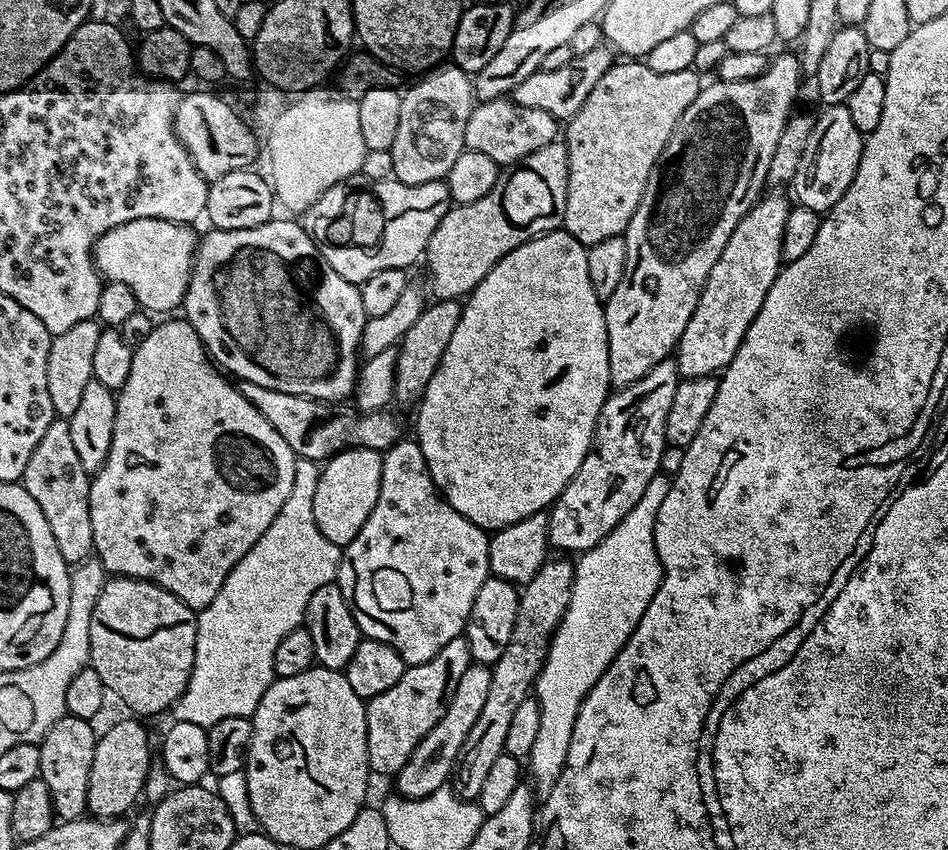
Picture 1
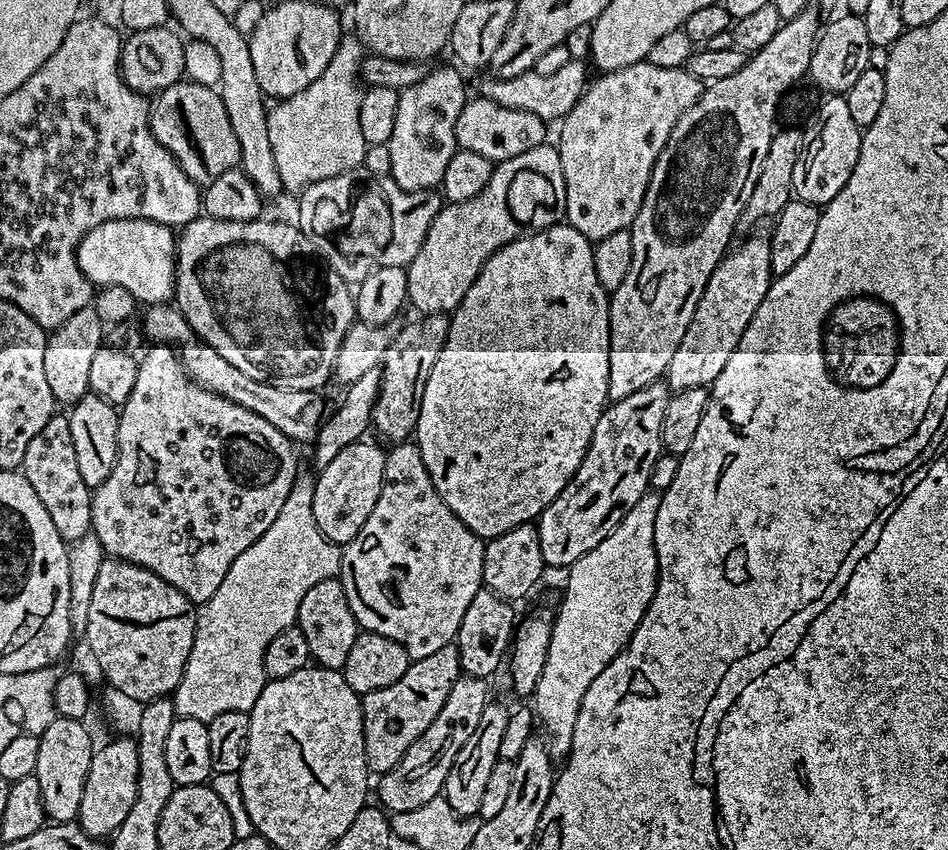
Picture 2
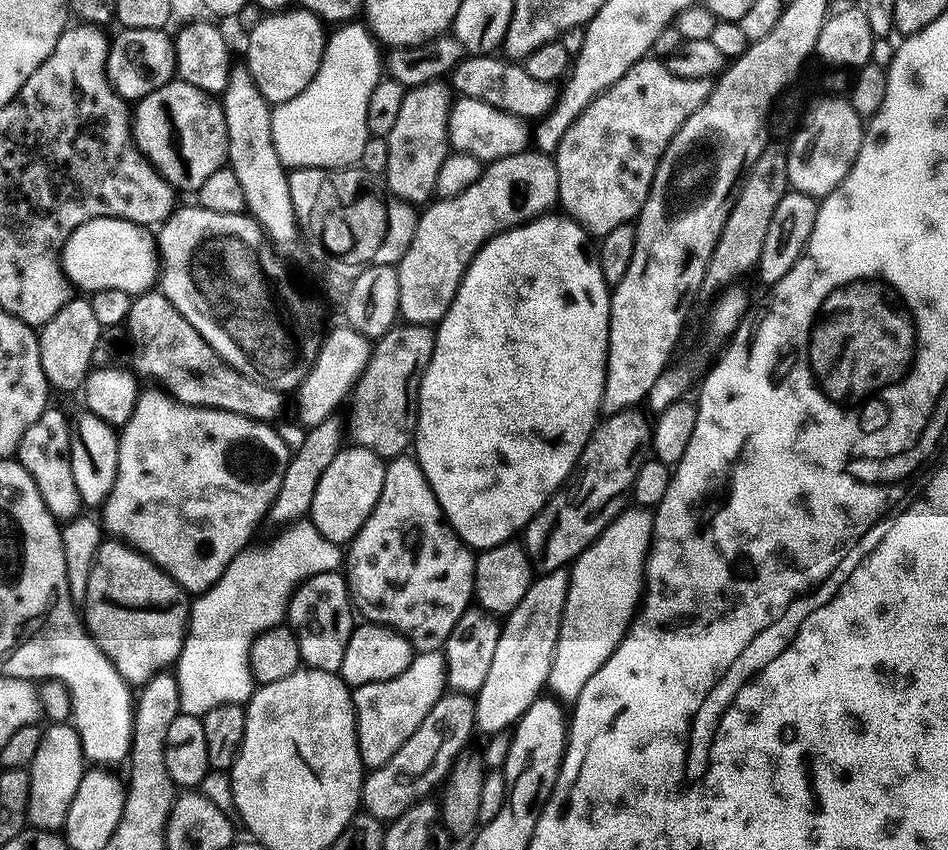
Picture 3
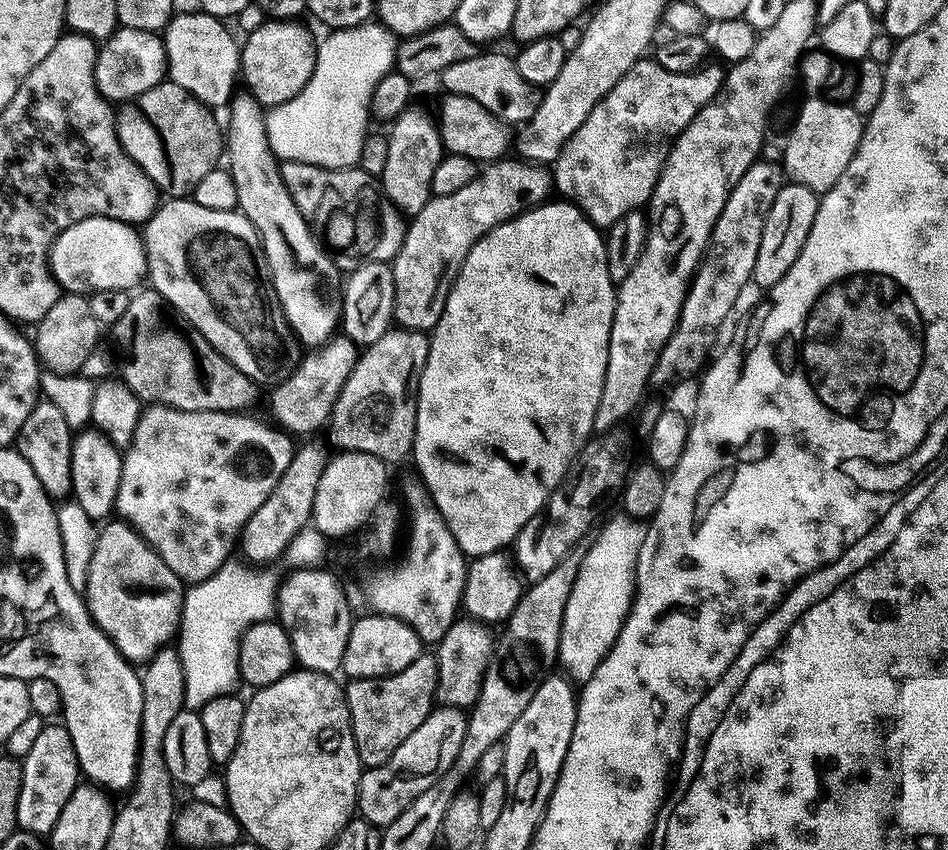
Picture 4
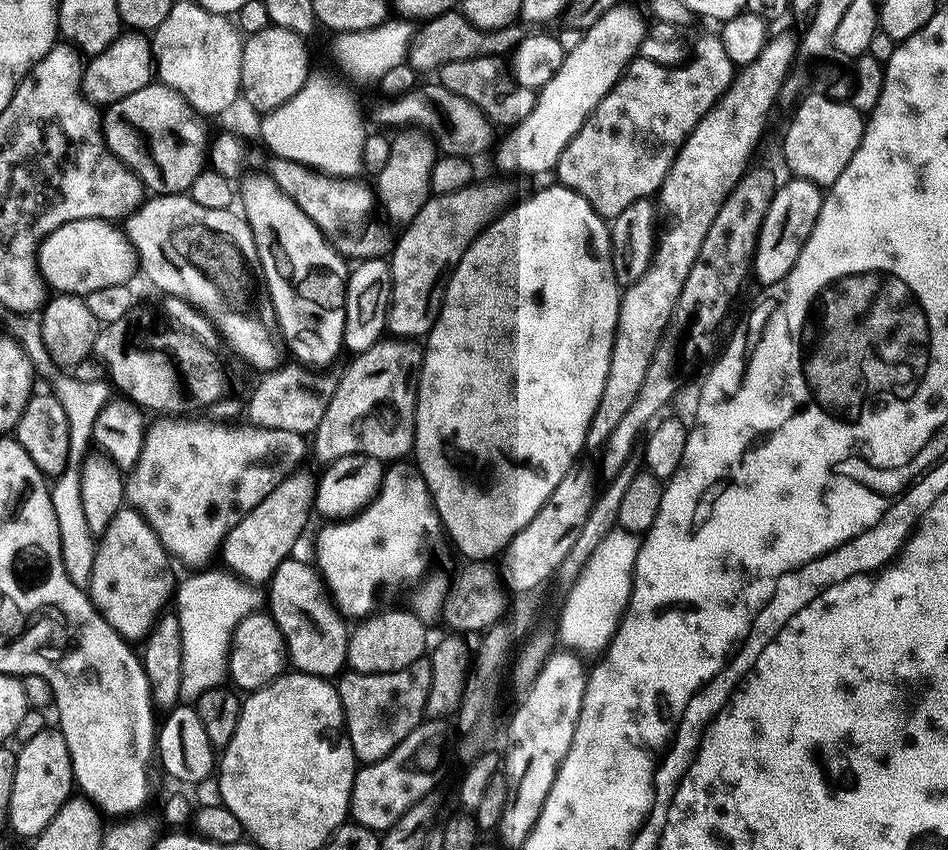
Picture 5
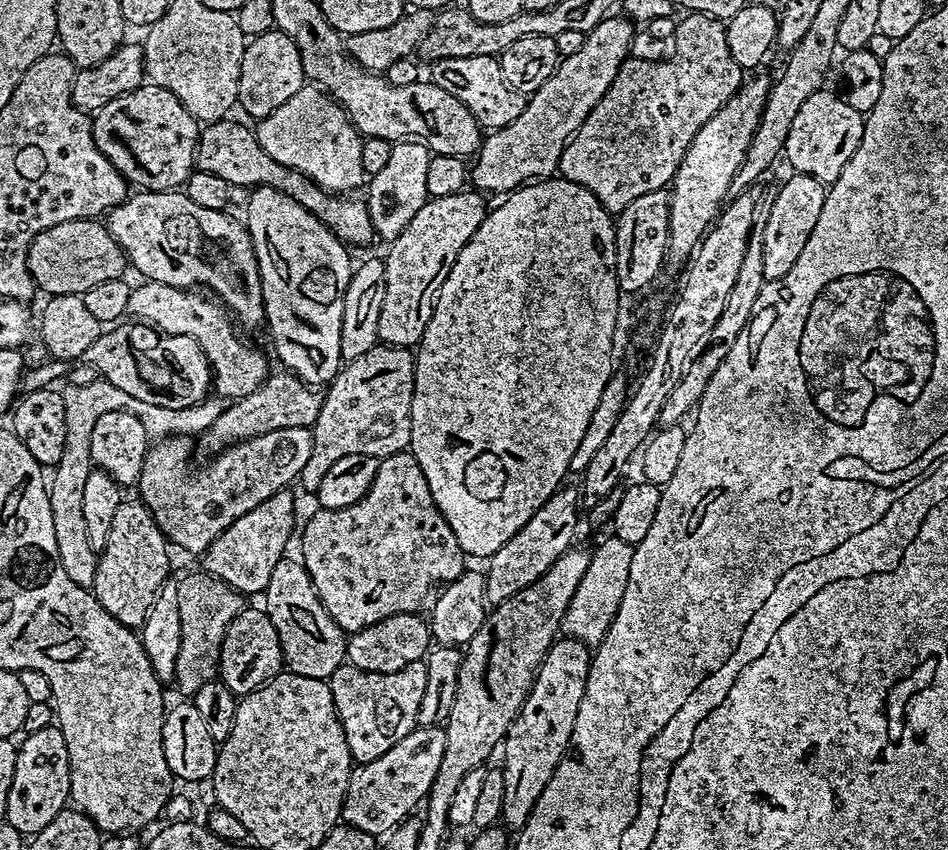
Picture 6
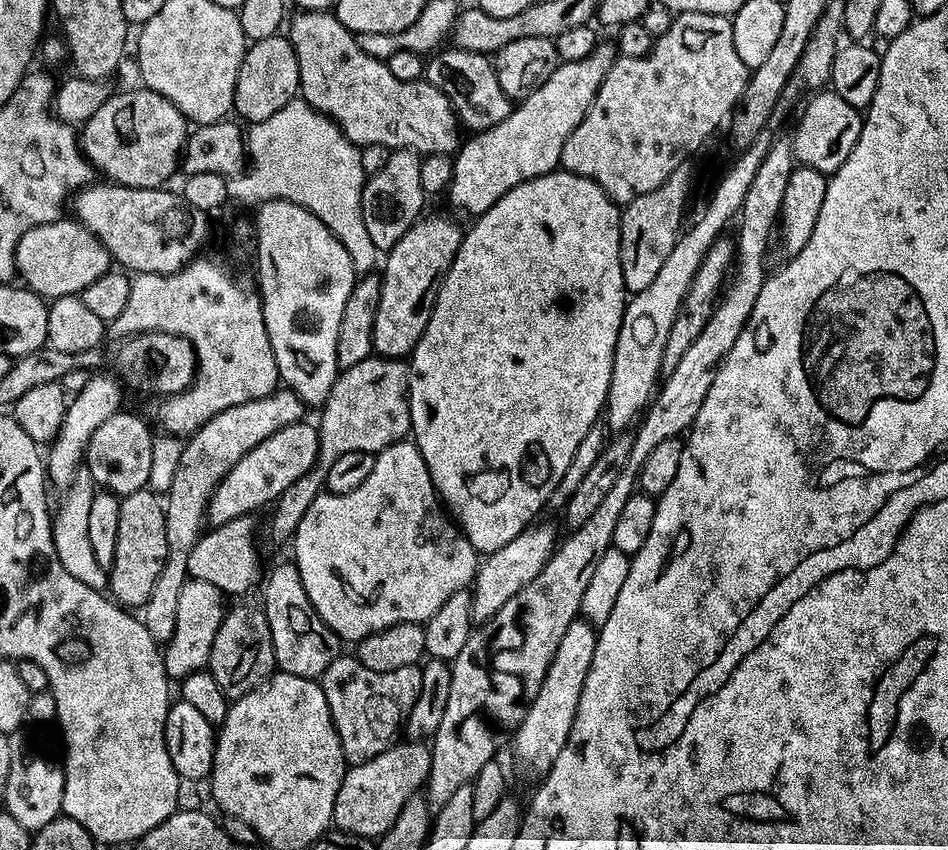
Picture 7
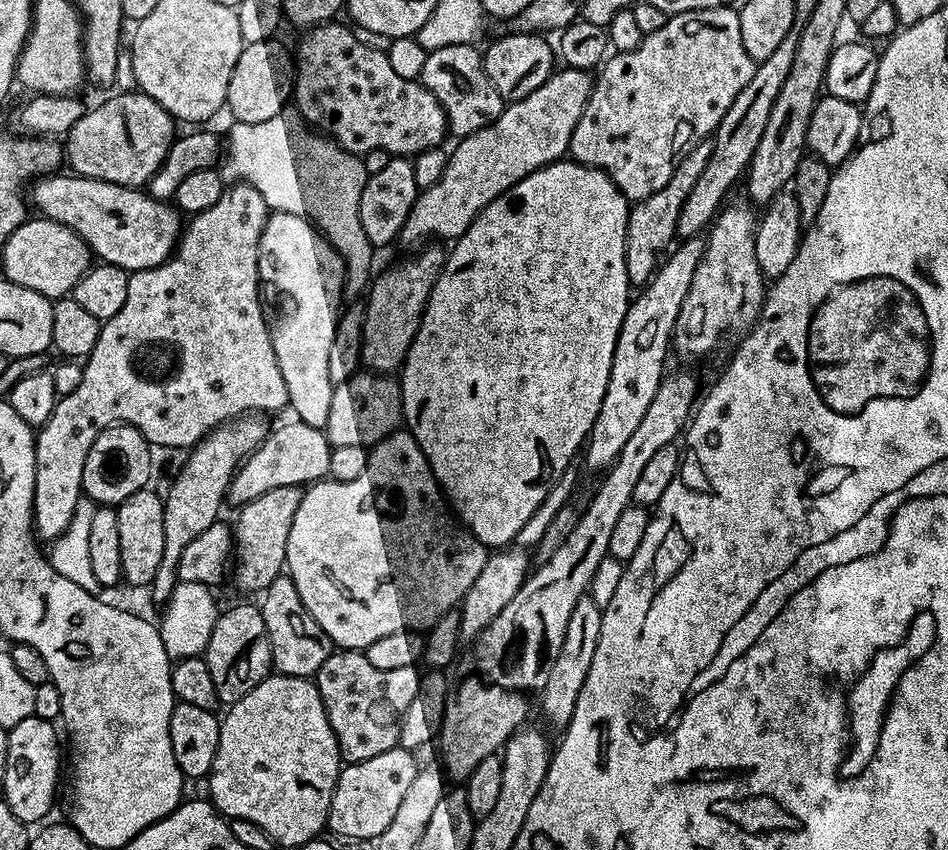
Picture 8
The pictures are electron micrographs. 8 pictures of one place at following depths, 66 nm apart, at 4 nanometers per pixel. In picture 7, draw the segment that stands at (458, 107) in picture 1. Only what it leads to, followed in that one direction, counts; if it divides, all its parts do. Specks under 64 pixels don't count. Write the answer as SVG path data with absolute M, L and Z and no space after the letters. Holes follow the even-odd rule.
M397 148L392 151L389 162L382 170L367 177L358 208L364 211L364 232L374 247L381 250L393 248L398 238L402 238L402 234L406 234L406 230L421 219L426 201L422 190L421 159L421 153L411 148Z

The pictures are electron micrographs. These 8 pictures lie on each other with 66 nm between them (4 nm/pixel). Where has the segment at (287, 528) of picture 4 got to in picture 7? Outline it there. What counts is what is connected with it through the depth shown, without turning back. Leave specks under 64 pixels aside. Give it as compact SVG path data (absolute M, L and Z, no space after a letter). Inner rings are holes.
M251 515L239 516L225 524L217 524L209 527L198 538L198 542L194 542L194 550L190 550L190 558L188 559L188 574L193 580L201 580L202 582L210 582L210 586L217 588L220 593L227 594L229 597L240 596L243 592L248 592L252 587L259 585L262 580L262 572L260 576L260 552L256 549L256 524Z

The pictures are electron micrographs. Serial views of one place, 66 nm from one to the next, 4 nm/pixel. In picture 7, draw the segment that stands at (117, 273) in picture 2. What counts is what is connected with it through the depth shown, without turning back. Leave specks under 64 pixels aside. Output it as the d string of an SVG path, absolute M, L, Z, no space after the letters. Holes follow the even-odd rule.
M61 218L52 224L34 226L22 234L16 251L16 271L19 279L33 292L45 298L75 296L90 282L102 278L113 267L114 261L108 255L108 247L72 218Z

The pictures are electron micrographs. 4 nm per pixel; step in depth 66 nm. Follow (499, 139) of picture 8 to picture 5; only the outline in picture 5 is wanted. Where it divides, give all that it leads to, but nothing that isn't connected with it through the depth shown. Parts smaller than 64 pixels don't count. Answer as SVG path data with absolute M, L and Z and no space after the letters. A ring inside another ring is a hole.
M624 2L606 10L594 26L583 29L578 46L566 53L558 74L536 92L536 105L522 122L511 125L504 141L495 149L496 164L504 170L514 172L548 172L555 169L562 150L582 130L588 116L596 109L598 102L625 75L629 64L637 59L640 44L646 38L646 23L636 8Z

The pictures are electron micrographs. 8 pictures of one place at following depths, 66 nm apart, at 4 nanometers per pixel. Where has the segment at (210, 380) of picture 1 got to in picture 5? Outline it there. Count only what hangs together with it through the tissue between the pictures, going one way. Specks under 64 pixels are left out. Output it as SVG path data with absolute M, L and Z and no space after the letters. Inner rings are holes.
M156 418L156 420L147 425L144 441L140 446L135 463L126 476L124 486L124 494L127 503L131 505L140 517L152 528L154 534L160 539L162 546L168 552L169 557L173 561L181 560L184 564L200 564L196 566L204 566L212 555L219 553L224 547L224 540L230 534L230 530L240 521L240 519L250 510L254 510L254 506L258 506L258 502L262 502L262 498L266 498L266 494L270 494L270 490L274 490L274 486L278 486L278 482L284 479L286 473L295 472L301 465L300 459L304 456L304 448L306 452L305 437L300 436L297 432L273 432L271 428L261 428L259 426L247 426L248 428L235 428L232 424L215 424L212 420L192 420L196 418Z

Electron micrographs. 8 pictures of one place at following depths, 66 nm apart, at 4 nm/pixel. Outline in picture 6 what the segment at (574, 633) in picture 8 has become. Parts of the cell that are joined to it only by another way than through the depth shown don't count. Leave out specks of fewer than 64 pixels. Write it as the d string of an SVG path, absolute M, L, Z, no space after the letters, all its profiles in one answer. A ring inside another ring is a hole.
M560 638L548 649L544 661L536 670L532 688L502 744L502 771L506 782L502 820L509 829L519 830L524 827L542 790L546 790L553 772L569 751L574 718L578 718L589 663L589 645L583 644L581 640Z

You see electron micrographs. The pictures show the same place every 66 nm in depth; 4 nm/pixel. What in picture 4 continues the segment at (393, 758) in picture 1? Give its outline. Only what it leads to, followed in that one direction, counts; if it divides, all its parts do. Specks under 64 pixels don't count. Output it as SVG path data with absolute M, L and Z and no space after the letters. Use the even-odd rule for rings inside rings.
M421 654L398 674L377 680L352 680L350 686L347 685L352 733L358 758L364 768L373 768L386 762L386 758L390 758L390 754L394 754L394 750L398 750L398 746L402 746L402 742L406 742L406 738L410 738L410 734L414 734L414 730L426 722L436 700L437 682L435 655Z

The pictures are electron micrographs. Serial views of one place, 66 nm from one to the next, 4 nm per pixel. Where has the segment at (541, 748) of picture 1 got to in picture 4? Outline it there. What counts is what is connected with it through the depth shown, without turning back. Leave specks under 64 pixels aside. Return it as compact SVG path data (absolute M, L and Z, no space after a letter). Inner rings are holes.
M627 514L619 515L606 521L604 529L602 524L595 533L596 541L589 546L588 553L585 551L581 555L580 569L574 578L574 590L570 590L570 598L566 602L558 660L561 665L564 663L565 670L569 672L567 675L576 682L590 679L605 654L612 650L612 644L620 636L624 620L632 608L632 598L636 595L636 563L648 530L643 519Z

